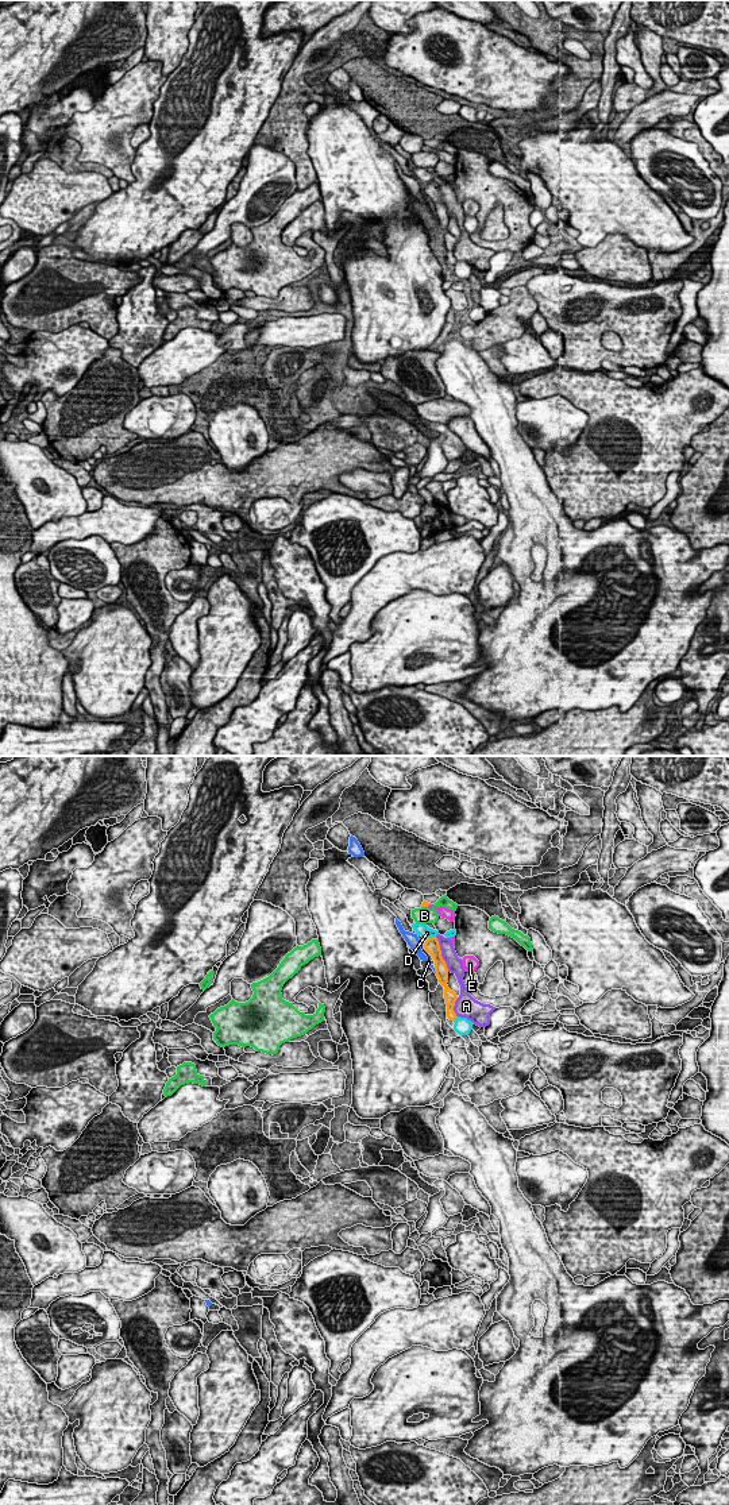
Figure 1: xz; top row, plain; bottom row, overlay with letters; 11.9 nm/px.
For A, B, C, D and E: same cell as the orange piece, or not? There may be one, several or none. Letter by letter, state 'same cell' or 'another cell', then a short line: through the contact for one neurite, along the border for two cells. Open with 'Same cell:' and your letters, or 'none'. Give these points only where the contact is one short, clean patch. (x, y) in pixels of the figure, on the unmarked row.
Same cell: E
A: another cell
B: another cell
C: another cell
D: another cell
E: same cell

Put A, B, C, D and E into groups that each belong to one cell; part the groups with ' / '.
A / B / C / D / E

